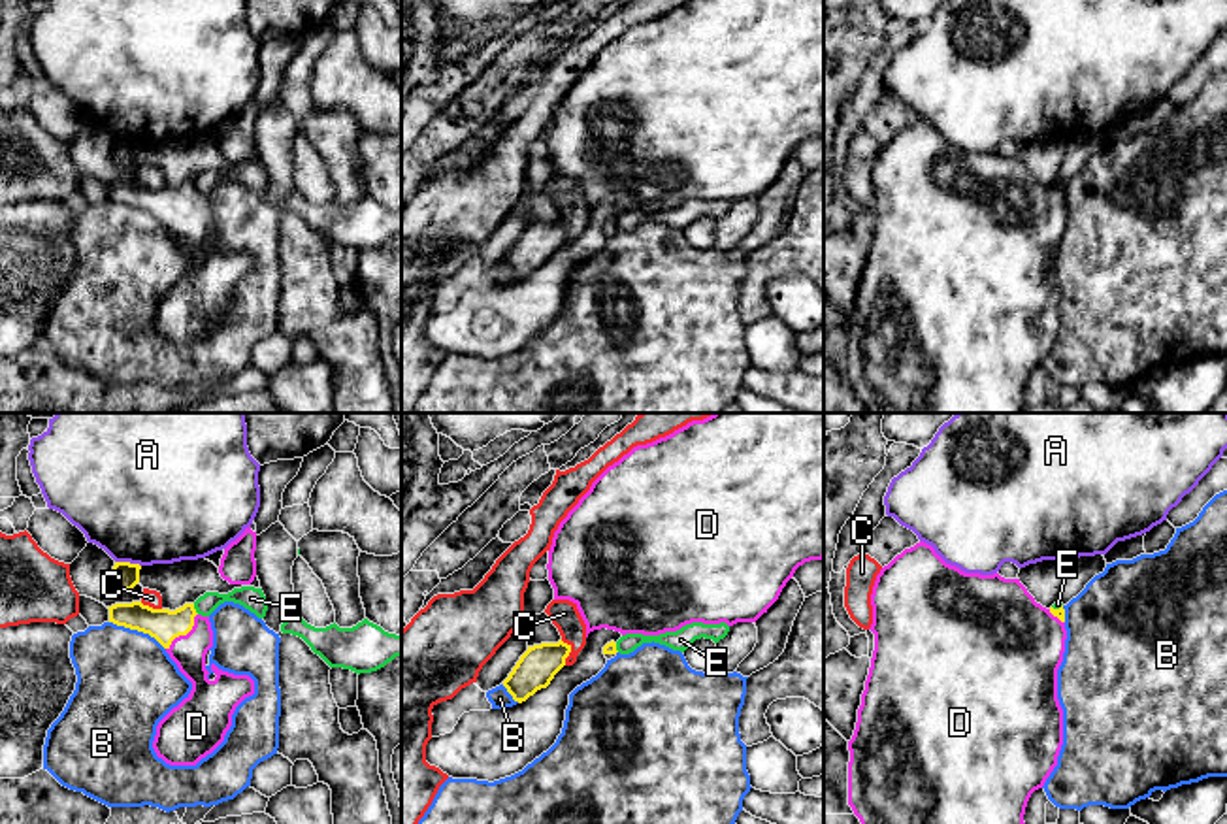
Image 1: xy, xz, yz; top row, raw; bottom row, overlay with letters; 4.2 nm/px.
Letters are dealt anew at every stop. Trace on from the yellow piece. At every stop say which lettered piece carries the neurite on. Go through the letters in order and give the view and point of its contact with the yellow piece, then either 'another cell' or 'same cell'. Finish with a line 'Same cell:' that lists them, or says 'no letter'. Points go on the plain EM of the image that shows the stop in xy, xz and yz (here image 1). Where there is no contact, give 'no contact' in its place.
A: xy (129, 140) | another cell
B: xy (138, 208) | another cell
C: xz (570, 229) | another cell
D: xy (185, 212) | same cell
E: xy (195, 187) | another cell
Same cell: D

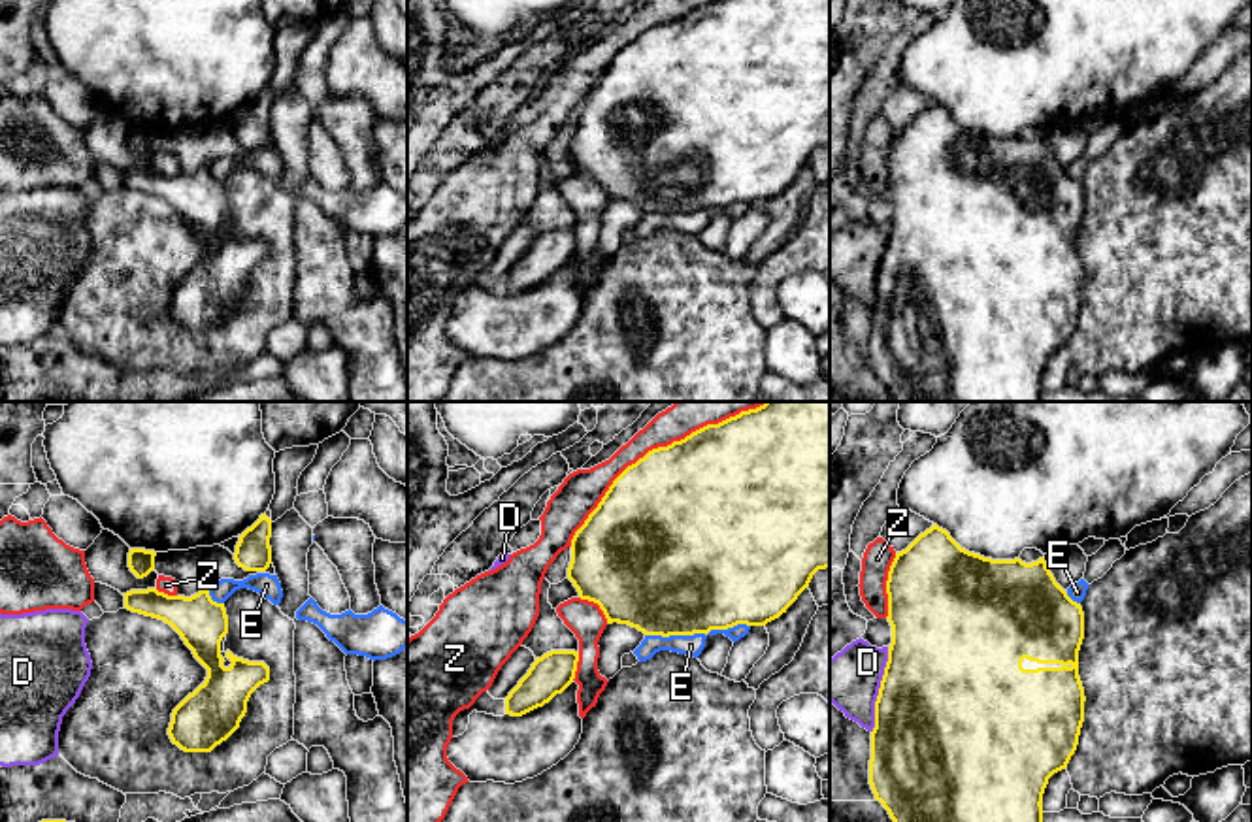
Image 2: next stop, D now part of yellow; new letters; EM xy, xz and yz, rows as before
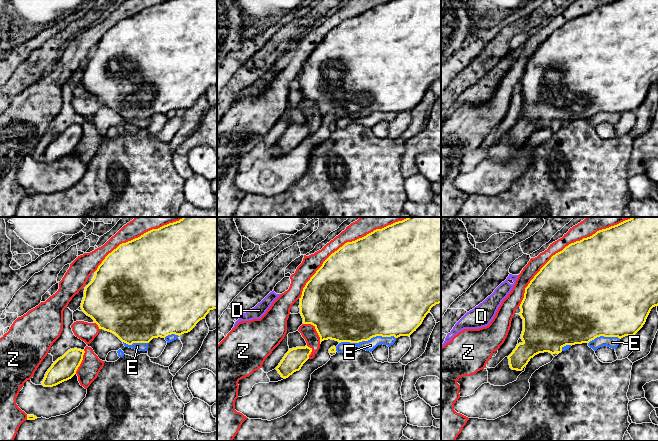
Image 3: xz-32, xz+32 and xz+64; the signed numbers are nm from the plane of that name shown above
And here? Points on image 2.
D: yz (879, 268) | another cell
E: xz (696, 210) | another cell
Z: xz (636, 40) | another cell
Same cell: no letter

